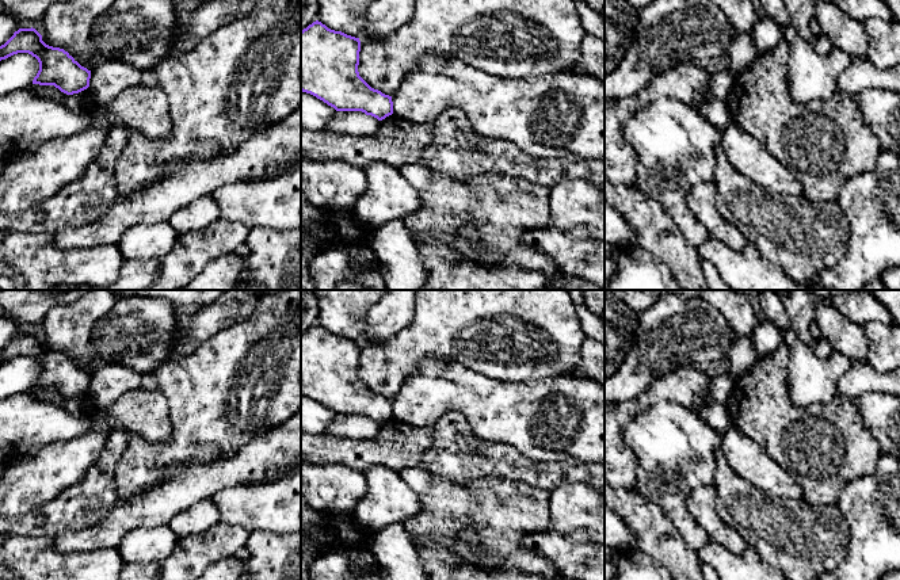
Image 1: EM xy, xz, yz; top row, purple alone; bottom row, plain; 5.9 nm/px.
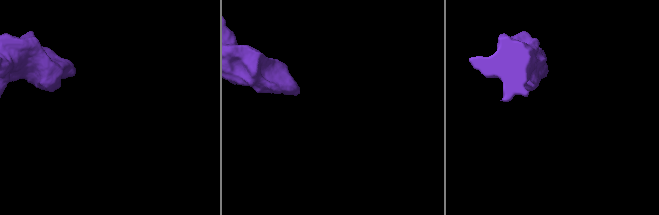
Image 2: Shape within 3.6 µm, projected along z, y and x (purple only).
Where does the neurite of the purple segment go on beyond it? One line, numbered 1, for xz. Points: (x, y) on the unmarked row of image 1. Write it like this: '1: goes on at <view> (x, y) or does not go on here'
1: does not go on here

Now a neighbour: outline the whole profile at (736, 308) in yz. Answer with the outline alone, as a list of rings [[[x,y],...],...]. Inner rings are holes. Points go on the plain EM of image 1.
[[[640,290],[656,298],[676,294],[698,297],[714,306],[728,321],[733,340],[728,352],[729,371],[735,378],[748,373],[759,360],[752,332],[759,324],[750,298],[733,290]]]

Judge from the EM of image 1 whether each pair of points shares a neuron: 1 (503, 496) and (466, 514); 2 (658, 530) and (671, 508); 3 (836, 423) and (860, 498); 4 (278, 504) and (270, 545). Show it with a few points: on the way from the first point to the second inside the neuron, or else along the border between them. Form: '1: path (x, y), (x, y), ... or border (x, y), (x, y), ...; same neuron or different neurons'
1: path (494, 504), (476, 504); same neuron
2: border (641, 495), (660, 508), (685, 541); different neurons
3: border (877, 457), (874, 469), (851, 479), (835, 503); different neurons
4: border (250, 531), (270, 530), (286, 534); different neurons

